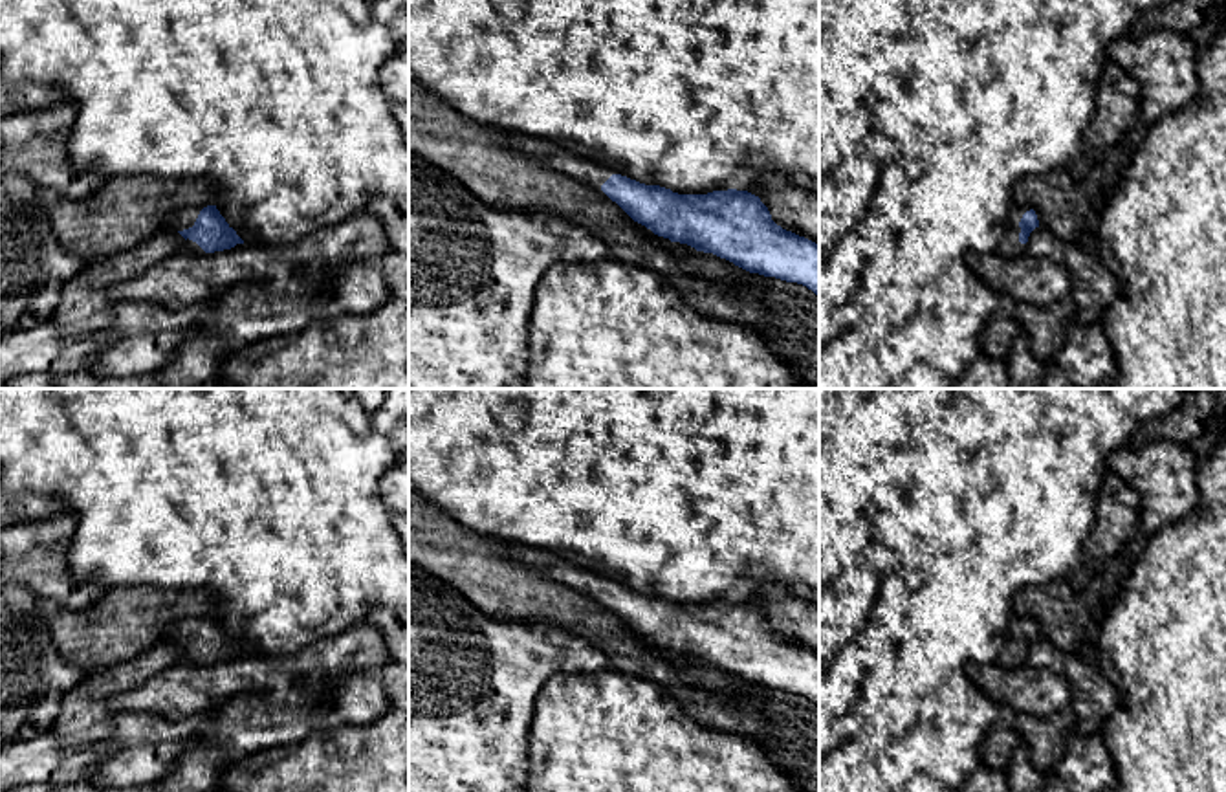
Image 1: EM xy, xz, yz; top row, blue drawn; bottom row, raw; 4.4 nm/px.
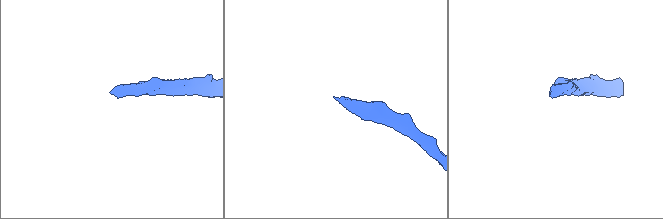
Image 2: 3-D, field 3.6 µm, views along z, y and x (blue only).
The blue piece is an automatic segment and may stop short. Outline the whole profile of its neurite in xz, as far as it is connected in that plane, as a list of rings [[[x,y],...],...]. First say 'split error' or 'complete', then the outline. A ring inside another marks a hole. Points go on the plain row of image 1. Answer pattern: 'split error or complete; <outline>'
split error; [[[511,543],[508,556],[519,563],[542,570],[557,583],[588,594],[597,603],[616,612],[634,632],[645,636],[658,647],[687,654],[696,662],[713,664],[750,684],[803,695],[819,706],[819,654],[777,636],[761,609],[748,601],[728,600],[707,605],[678,605],[660,596],[645,596],[621,587],[544,548]]]

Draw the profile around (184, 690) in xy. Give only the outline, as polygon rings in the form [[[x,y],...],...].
[[[367,620],[297,654],[236,654],[231,660],[205,666],[178,662],[141,686],[115,695],[108,700],[108,708],[180,720],[207,713],[225,700],[260,695],[273,675],[310,678],[317,671],[378,671],[390,660],[394,656],[383,632]]]

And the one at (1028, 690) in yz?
[[[993,662],[971,667],[969,676],[995,704],[1010,704],[1017,715],[1050,717],[1070,706],[1068,682],[1030,664],[1006,669]]]

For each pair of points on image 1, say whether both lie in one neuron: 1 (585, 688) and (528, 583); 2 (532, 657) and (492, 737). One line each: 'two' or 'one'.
1: two
2: one

